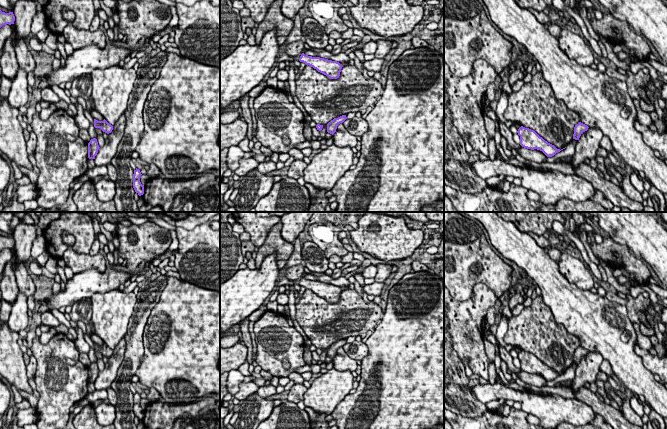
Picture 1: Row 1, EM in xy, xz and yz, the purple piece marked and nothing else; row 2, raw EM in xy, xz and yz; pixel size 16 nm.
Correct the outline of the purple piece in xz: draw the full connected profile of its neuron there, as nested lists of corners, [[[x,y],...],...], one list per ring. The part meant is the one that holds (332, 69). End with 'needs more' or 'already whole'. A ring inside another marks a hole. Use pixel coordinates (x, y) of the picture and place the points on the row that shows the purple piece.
[[[301,54],[299,58],[300,62],[305,63],[316,69],[318,72],[326,75],[329,79],[337,79],[340,76],[342,65],[337,61],[332,61],[320,57],[312,57]]]; already whole

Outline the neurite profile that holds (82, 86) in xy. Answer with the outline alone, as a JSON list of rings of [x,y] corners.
[[[88,75],[76,78],[72,82],[72,86],[69,91],[72,97],[82,97],[86,101],[86,108],[87,111],[90,113],[90,111],[93,109],[89,101],[92,93],[91,76]]]

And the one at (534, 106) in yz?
[[[539,71],[518,92],[507,94],[508,106],[504,118],[534,130],[557,149],[565,148],[572,140],[574,127],[580,122],[578,113],[569,110],[555,98],[550,84]]]

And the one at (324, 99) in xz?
[[[306,65],[295,81],[295,95],[316,124],[327,125],[334,118],[360,112],[376,103],[383,87],[374,77],[366,79],[355,66],[343,66],[337,79],[329,79]]]

